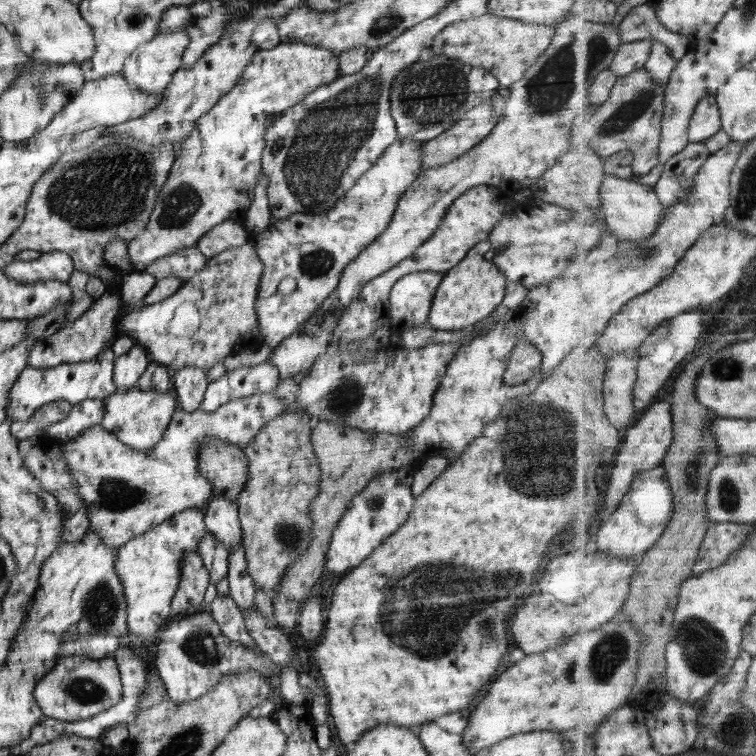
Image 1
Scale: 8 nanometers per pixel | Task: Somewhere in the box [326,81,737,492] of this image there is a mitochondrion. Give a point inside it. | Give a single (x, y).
(622, 117)

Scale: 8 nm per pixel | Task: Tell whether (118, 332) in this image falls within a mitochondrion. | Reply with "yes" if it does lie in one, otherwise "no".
no

